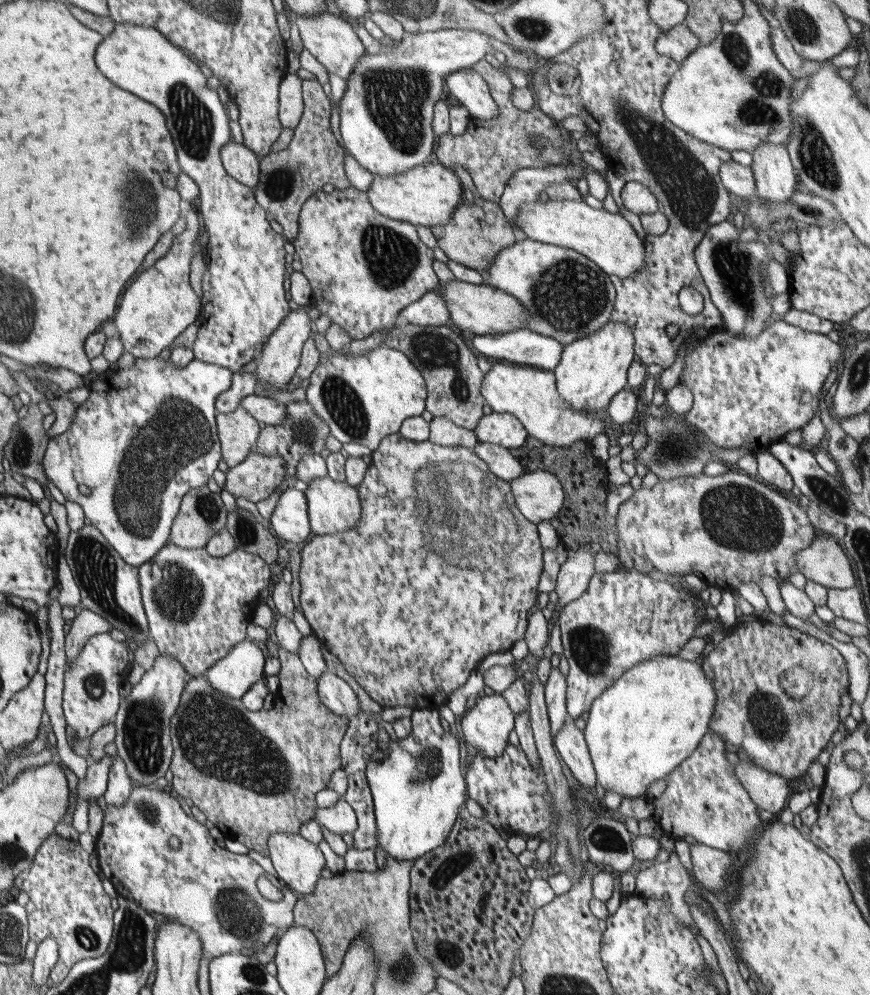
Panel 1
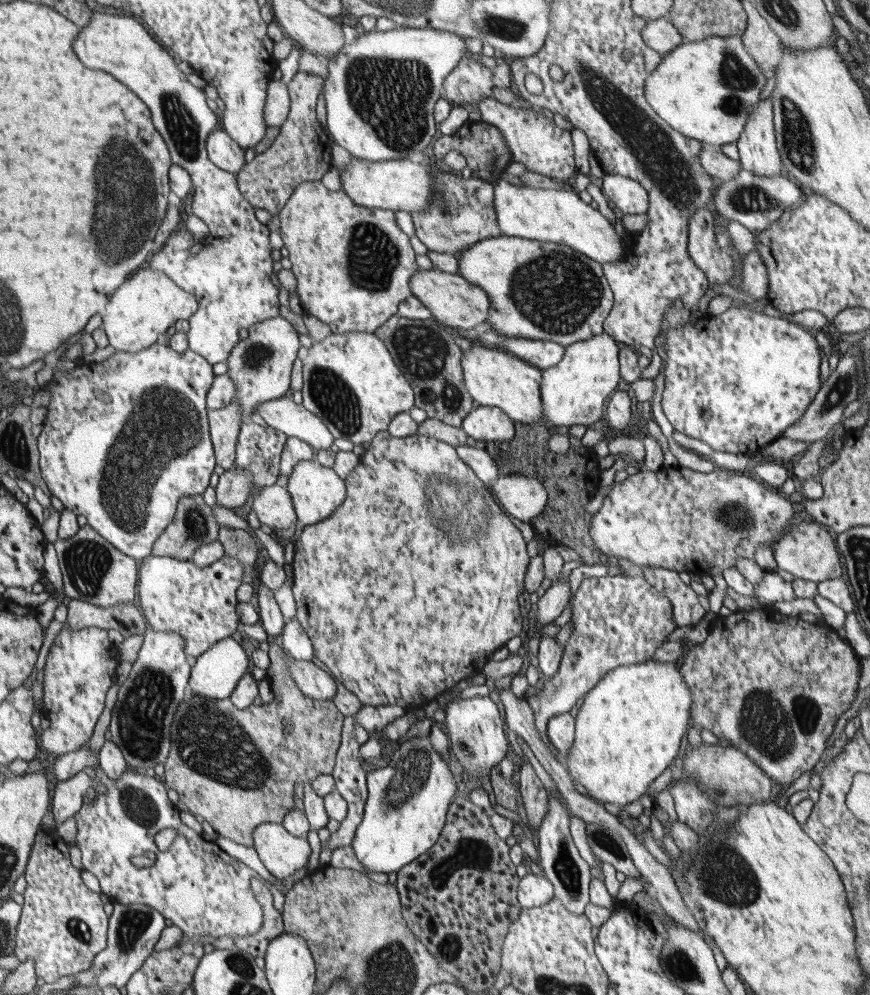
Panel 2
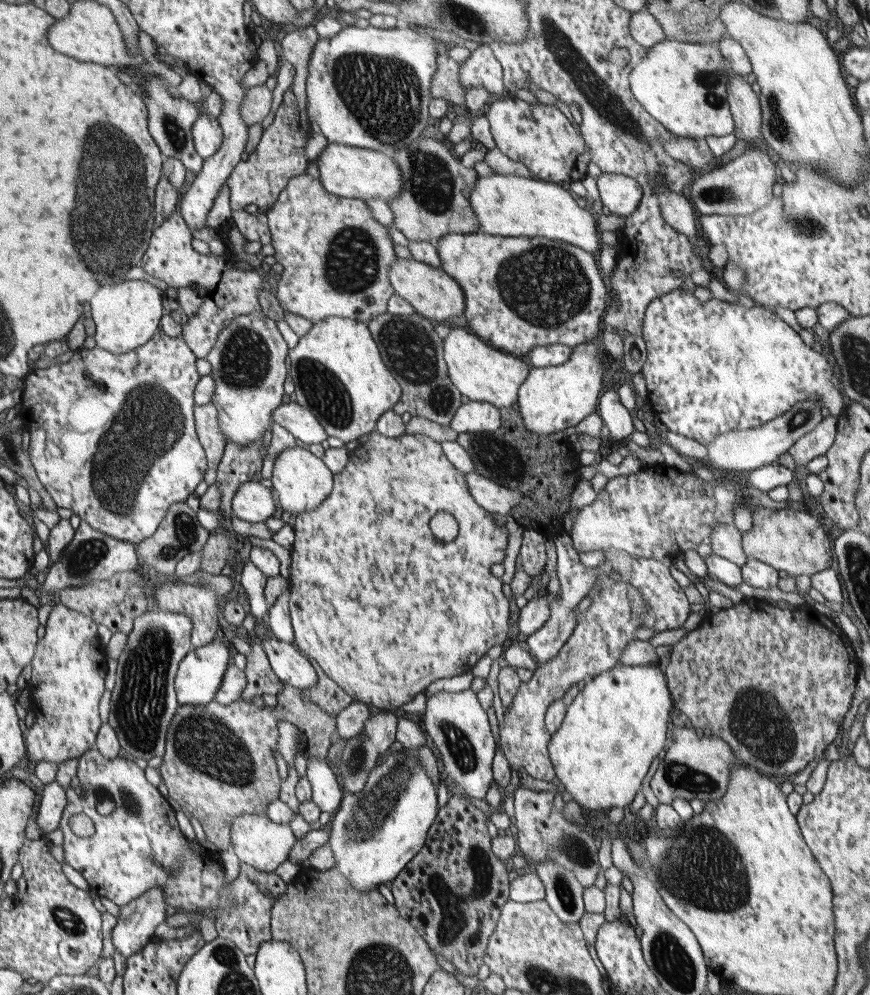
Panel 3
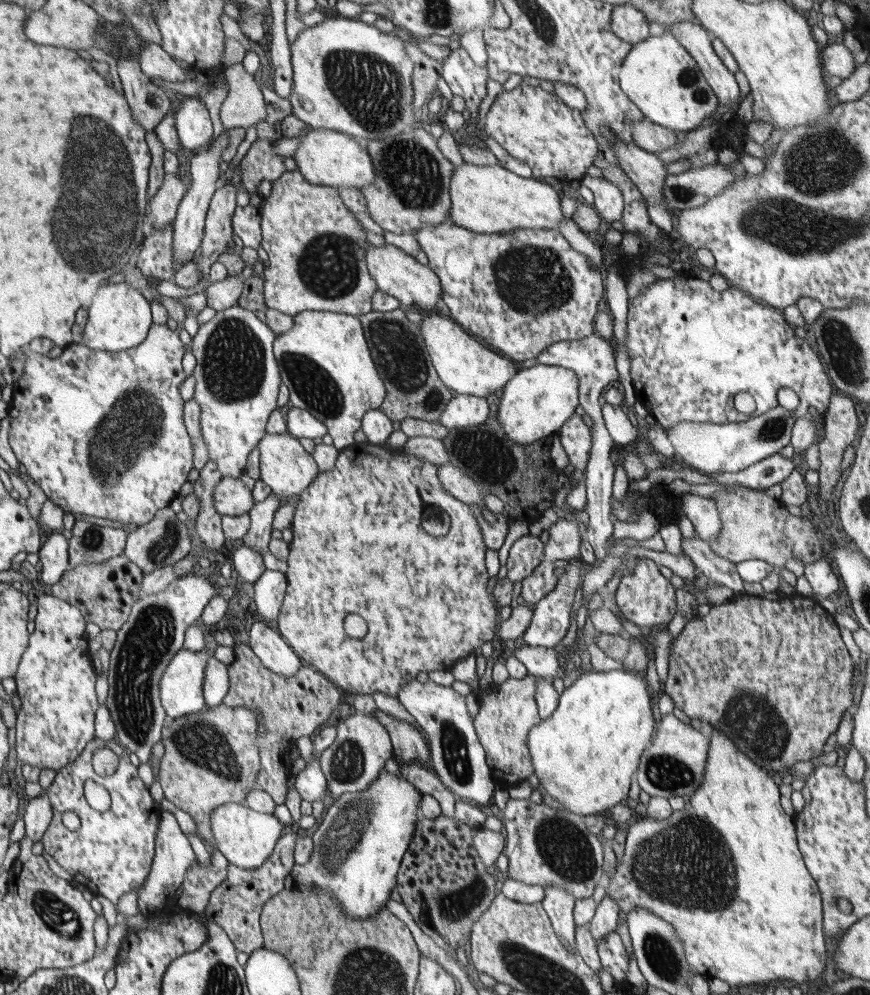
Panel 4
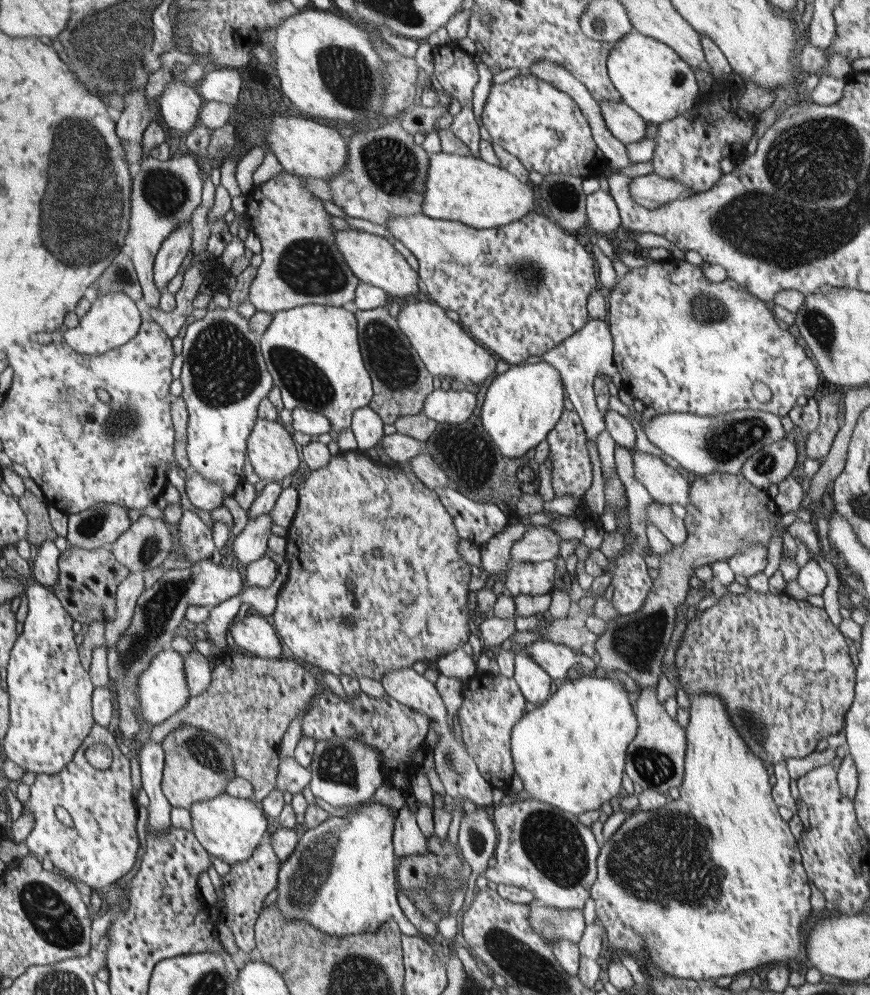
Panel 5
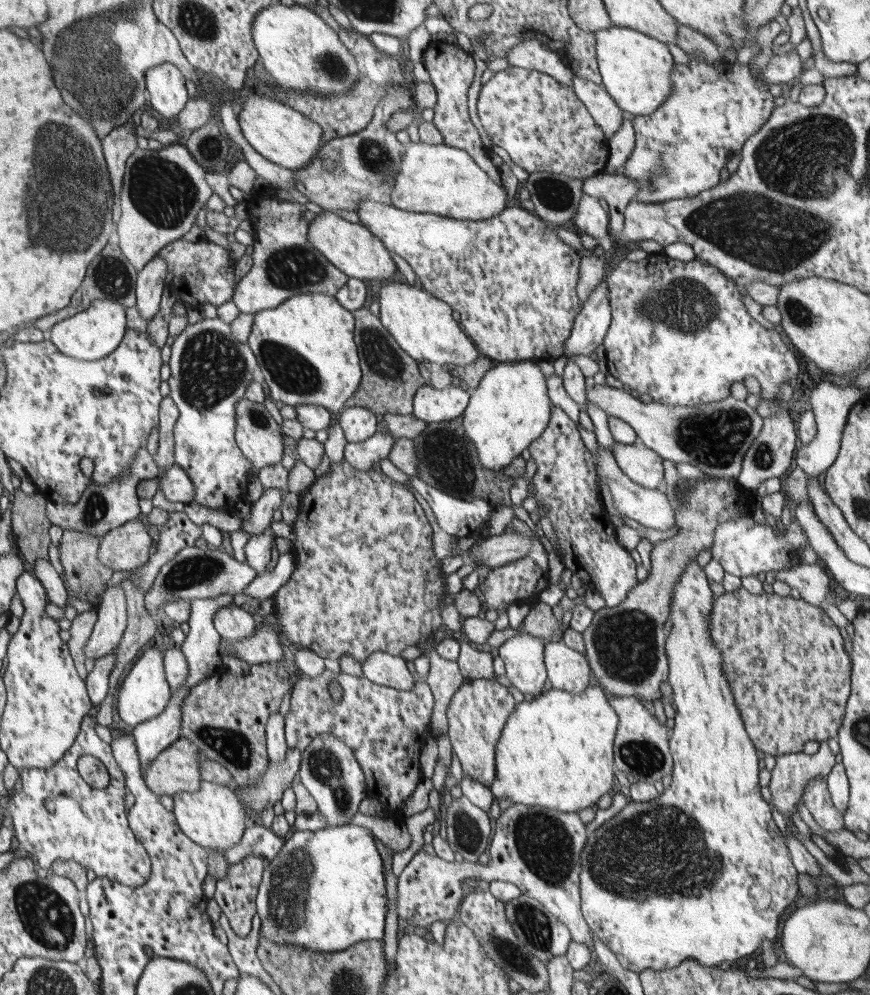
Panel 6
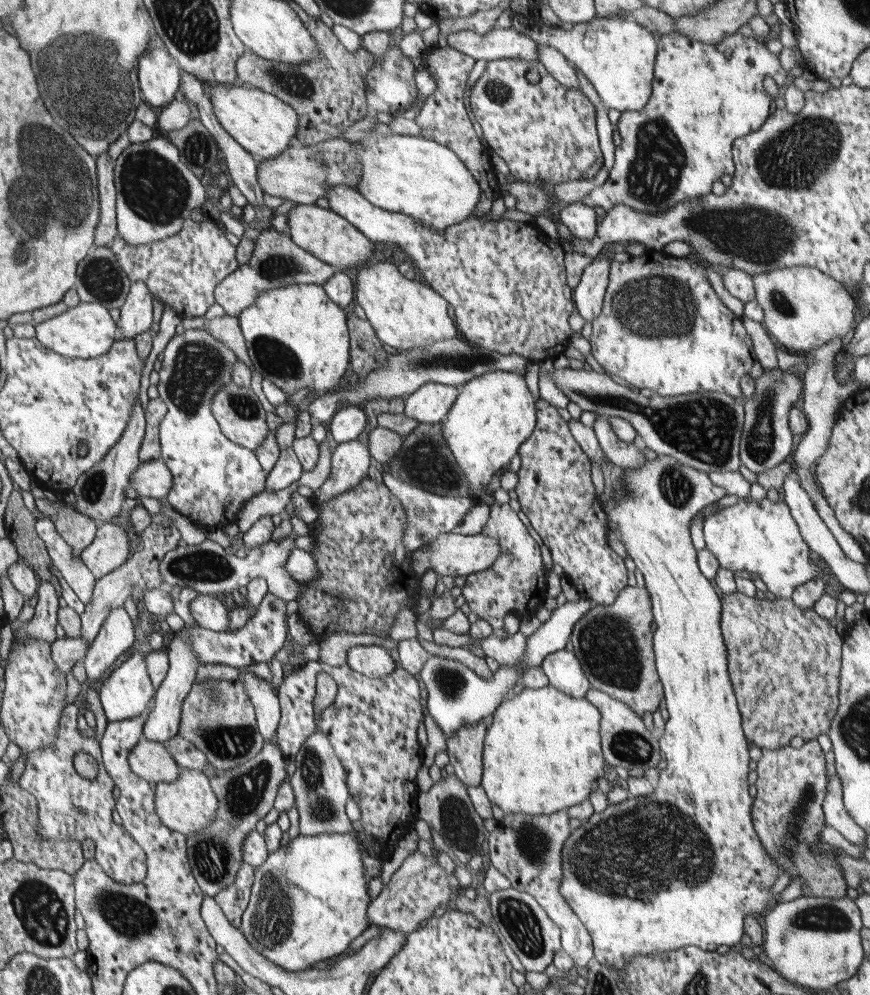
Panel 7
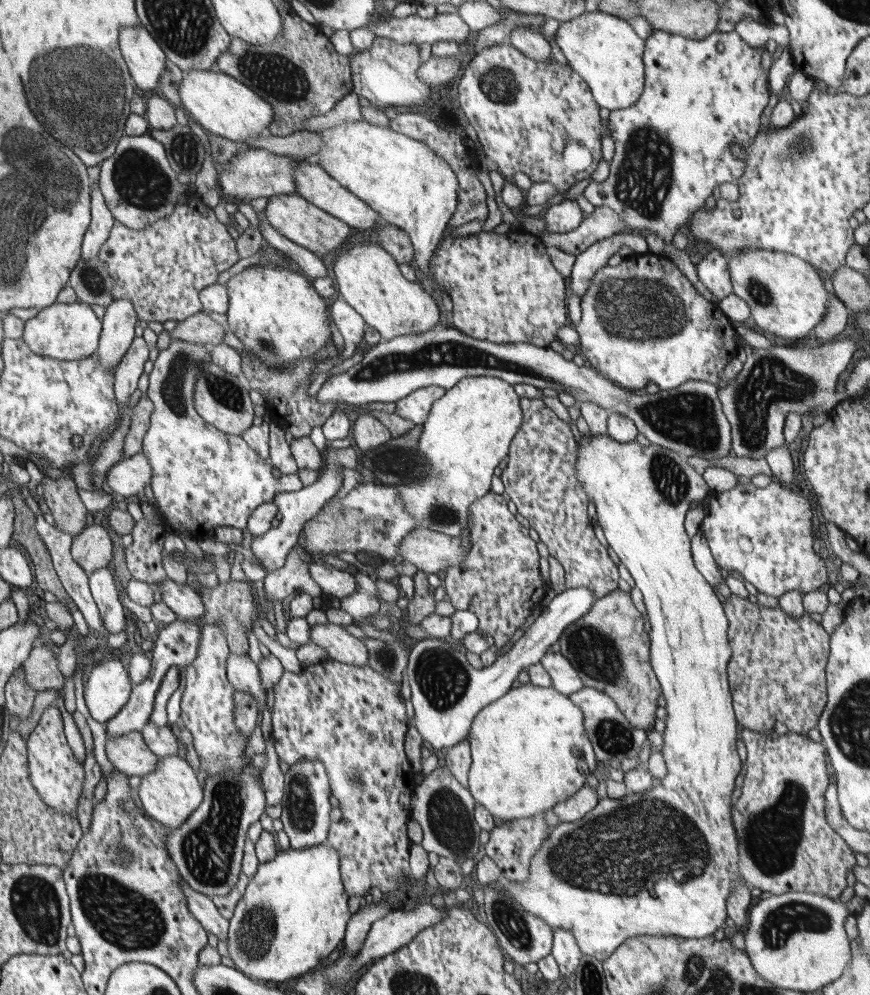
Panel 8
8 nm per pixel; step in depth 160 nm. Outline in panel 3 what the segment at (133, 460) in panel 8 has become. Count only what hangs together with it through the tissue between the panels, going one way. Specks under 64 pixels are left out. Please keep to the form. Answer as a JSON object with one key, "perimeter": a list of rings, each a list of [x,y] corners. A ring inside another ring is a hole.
{"perimeter":[[[258,481],[244,483],[232,499],[231,507],[234,516],[251,523],[265,522],[281,511],[273,489]]]}

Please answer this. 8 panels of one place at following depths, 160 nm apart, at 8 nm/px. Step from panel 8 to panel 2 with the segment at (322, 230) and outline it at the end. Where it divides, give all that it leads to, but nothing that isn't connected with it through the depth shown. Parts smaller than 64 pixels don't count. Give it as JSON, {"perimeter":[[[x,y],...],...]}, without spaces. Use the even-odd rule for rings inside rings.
{"perimeter":[[[437,269],[418,270],[418,273],[410,279],[410,286],[413,290],[412,296],[419,298],[430,310],[433,318],[443,326],[456,328],[465,333],[489,320],[490,302],[487,292],[467,282],[458,274],[442,273]]]}

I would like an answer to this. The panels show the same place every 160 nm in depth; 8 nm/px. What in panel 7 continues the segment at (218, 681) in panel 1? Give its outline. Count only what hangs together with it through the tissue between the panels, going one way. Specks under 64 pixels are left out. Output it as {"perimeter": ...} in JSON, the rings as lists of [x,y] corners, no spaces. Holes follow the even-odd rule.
{"perimeter":[[[139,648],[104,680],[99,696],[108,722],[134,719],[152,707],[152,697],[156,695],[157,689],[152,686],[152,679],[148,676],[146,657],[147,649]]]}

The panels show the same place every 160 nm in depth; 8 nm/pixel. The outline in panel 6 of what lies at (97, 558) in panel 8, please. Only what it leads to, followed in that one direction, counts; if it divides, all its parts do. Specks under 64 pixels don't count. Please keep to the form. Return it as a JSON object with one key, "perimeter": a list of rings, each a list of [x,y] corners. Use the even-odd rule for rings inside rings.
{"perimeter":[[[143,518],[126,522],[101,538],[99,559],[116,570],[134,570],[149,561],[154,542]]]}

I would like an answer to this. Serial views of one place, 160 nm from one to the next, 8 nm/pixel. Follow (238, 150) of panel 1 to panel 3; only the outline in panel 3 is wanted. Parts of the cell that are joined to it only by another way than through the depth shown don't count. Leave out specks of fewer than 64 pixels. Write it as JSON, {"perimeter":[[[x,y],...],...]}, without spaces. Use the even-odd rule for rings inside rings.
{"perimeter":[[[202,115],[193,125],[193,138],[197,153],[205,160],[214,156],[223,146],[224,131],[216,117]]]}

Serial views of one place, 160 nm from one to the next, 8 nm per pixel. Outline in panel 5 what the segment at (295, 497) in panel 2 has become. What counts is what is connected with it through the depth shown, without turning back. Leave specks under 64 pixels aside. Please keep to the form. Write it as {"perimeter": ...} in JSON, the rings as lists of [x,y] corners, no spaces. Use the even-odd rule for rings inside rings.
{"perimeter":[[[258,418],[249,437],[250,462],[261,480],[282,484],[285,478],[297,474],[304,462],[300,447],[294,439],[274,420]]]}

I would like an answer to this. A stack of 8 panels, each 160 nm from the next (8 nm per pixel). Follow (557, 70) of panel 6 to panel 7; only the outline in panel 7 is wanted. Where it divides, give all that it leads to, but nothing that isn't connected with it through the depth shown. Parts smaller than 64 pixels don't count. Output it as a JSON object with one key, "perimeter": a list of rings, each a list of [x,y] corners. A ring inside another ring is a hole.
{"perimeter":[[[496,26],[492,31],[482,35],[470,30],[458,31],[450,33],[447,42],[450,47],[471,56],[476,61],[500,58],[539,60],[539,44],[512,28]]]}

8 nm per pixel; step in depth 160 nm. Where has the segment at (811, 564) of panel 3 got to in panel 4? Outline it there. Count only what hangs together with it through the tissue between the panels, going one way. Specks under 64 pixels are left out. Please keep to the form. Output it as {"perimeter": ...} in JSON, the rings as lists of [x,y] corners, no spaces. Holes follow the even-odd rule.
{"perimeter":[[[732,485],[731,487],[734,489],[719,491],[710,498],[715,502],[721,520],[719,536],[708,542],[717,555],[731,560],[734,564],[746,560],[763,560],[770,563],[775,569],[783,568],[790,558],[797,558],[804,565],[812,564],[824,558],[821,542],[818,541],[816,529],[814,529],[809,514],[803,517],[792,515],[780,500],[769,497],[765,491],[742,485]]]}

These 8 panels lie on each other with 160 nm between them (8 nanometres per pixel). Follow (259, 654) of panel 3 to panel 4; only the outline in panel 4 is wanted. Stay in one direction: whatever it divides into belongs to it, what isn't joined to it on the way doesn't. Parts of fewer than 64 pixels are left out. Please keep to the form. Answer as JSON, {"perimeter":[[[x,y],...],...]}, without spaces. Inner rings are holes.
{"perimeter":[[[243,634],[236,638],[234,652],[234,662],[228,665],[230,689],[222,704],[232,708],[245,707],[256,716],[256,744],[261,758],[259,788],[267,792],[277,804],[285,804],[289,751],[301,736],[312,737],[316,731],[333,721],[342,704],[342,690],[338,690],[330,679],[310,666],[302,666],[295,677],[286,678],[272,672],[262,664],[249,645],[248,636]]]}

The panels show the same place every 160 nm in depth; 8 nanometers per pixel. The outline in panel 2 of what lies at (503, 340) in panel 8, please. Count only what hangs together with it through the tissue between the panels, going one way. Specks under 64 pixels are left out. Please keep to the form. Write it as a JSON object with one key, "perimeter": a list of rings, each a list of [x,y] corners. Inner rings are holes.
{"perimeter":[[[501,235],[498,238],[484,239],[481,242],[472,245],[470,249],[463,250],[461,254],[458,254],[456,260],[458,260],[458,275],[462,276],[467,282],[479,286],[482,290],[487,292],[490,302],[489,320],[487,320],[487,323],[490,324],[491,330],[496,330],[496,332],[502,334],[502,336],[556,342],[557,344],[560,344],[560,346],[566,348],[570,346],[570,344],[574,344],[574,342],[586,341],[587,339],[604,333],[602,326],[613,307],[613,292],[603,274],[603,266],[598,262],[587,258],[584,254],[577,252],[577,250],[571,250],[565,245],[558,246],[552,242],[539,242],[527,240],[526,238]]]}

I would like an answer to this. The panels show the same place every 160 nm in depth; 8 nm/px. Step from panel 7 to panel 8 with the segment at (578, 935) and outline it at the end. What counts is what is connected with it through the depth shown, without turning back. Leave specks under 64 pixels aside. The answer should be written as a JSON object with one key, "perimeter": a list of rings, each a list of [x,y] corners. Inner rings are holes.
{"perimeter":[[[542,814],[534,817],[504,821],[502,826],[495,826],[489,832],[489,840],[484,845],[484,852],[501,870],[503,880],[524,882],[529,877],[532,857],[541,848],[546,836],[550,836],[552,826],[544,820]],[[554,929],[553,945],[550,952],[554,956],[556,964],[560,967],[560,974],[568,977],[575,972],[578,963],[580,963],[580,947],[572,931],[568,929]]]}

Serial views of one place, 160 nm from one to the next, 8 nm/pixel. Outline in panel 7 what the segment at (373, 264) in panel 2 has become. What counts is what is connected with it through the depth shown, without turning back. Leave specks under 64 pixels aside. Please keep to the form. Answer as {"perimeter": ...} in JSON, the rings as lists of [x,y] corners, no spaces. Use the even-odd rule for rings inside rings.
{"perimeter":[[[262,230],[255,240],[251,260],[234,271],[232,275],[217,285],[215,299],[225,310],[225,314],[238,317],[249,306],[257,302],[257,298],[271,288],[280,288],[289,284],[326,284],[337,272],[336,268],[321,262],[302,247],[296,246],[290,234],[282,234],[277,230]]]}

